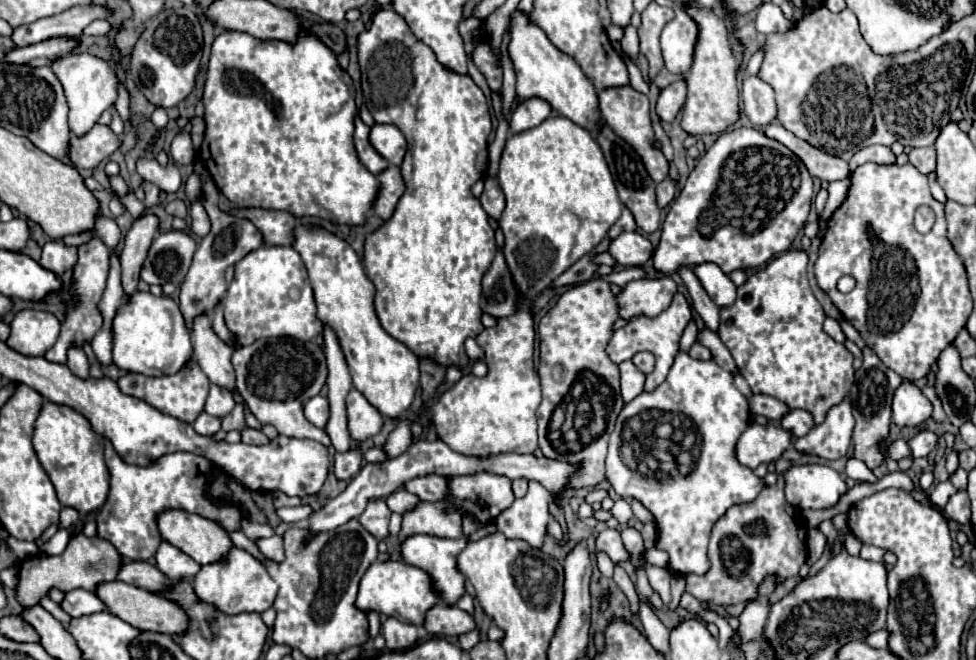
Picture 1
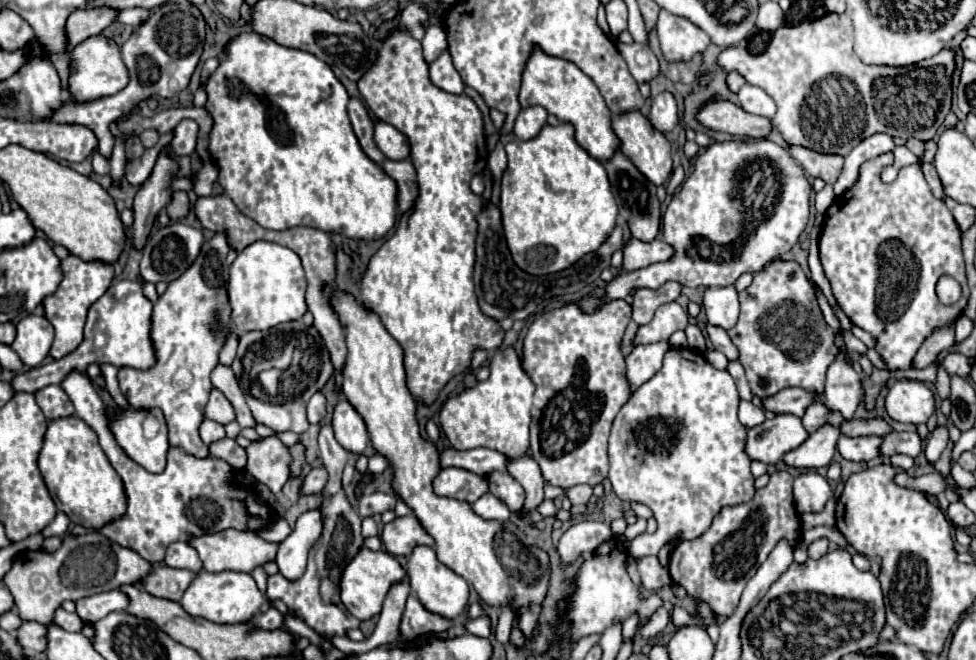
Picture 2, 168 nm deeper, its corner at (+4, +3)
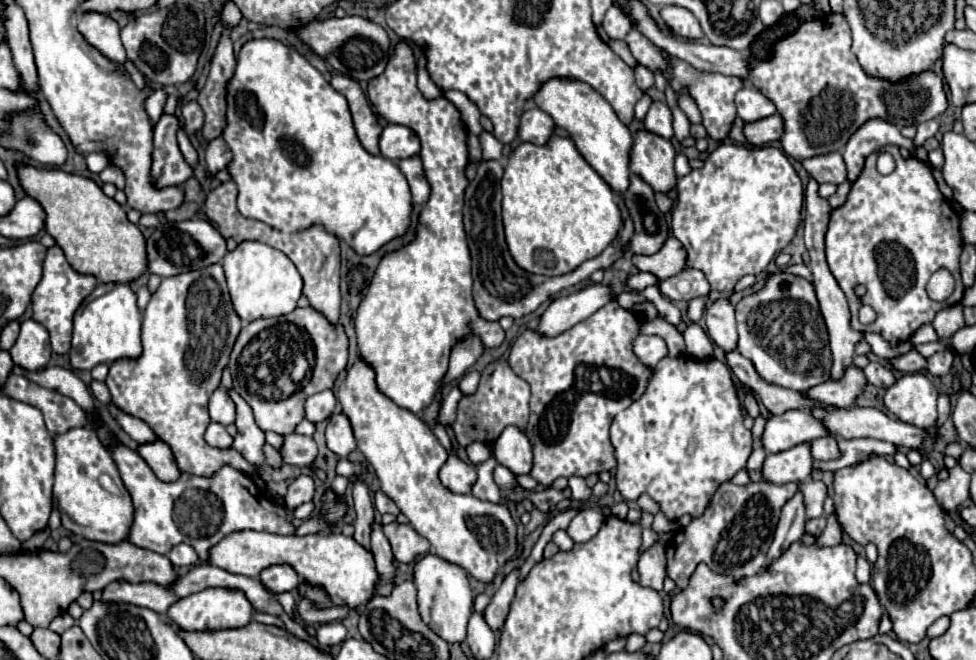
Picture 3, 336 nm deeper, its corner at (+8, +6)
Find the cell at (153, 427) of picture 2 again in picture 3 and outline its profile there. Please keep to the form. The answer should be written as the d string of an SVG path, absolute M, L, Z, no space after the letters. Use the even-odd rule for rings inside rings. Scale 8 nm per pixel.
M162 439L138 445L138 455L148 463L148 467L156 473L158 479L176 481L180 477L180 469L174 463L174 455Z

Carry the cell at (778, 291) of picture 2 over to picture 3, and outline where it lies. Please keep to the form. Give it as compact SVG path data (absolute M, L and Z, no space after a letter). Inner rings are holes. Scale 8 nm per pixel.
M774 273L764 287L736 305L738 353L750 359L764 381L794 391L806 391L830 379L828 331L822 321L812 283L790 273Z

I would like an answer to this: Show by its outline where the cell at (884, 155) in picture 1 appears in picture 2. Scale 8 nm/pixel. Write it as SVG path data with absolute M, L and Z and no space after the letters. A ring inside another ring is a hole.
M874 134L866 140L862 140L848 156L846 156L846 162L844 162L844 170L838 178L838 182L834 184L834 192L836 194L842 194L846 192L848 188L854 186L854 182L858 180L858 172L860 172L860 166L868 160L868 158L874 158L874 156L880 156L884 152L890 152L894 150L894 140L888 136L888 134Z

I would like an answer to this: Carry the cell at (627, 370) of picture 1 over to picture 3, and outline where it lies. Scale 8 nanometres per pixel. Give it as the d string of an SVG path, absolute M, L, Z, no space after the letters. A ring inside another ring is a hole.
M638 335L634 339L634 355L638 361L642 361L642 365L654 367L662 357L668 355L668 349L664 339L658 335Z

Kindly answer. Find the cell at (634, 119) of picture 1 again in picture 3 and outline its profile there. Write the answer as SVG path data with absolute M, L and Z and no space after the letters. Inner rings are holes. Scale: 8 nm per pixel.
M640 129L630 149L630 171L642 177L654 191L666 193L676 185L674 157L674 147L668 139Z

